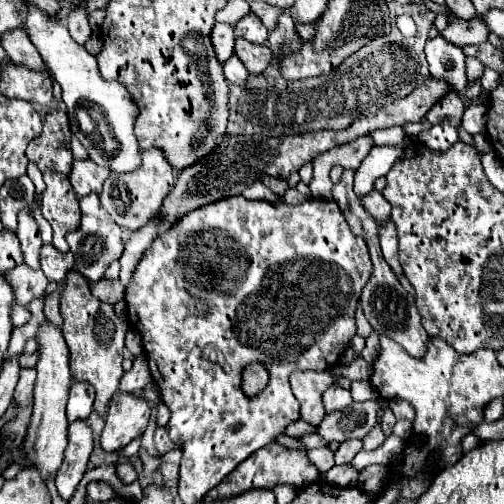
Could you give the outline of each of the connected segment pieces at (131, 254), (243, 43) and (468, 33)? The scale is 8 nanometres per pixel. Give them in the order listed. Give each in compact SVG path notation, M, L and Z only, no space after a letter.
M150 220L144 228L140 228L138 232L132 232L132 236L128 238L126 242L126 248L120 256L120 264L122 264L122 270L120 270L120 280L124 286L128 286L128 282L132 280L132 272L142 256L142 252L152 244L152 240L158 236L158 230L160 230L160 220Z
M236 38L234 52L242 60L242 64L248 68L250 74L260 74L270 64L270 50L264 44L252 44L248 40Z
M452 16L446 30L442 30L442 36L458 46L482 44L482 42L486 42L488 34L490 34L490 30L480 16L476 16L472 20L460 20L460 18Z

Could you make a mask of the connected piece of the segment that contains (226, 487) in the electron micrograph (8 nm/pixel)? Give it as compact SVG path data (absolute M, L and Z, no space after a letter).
M270 444L266 448L260 448L254 456L250 456L246 462L242 462L222 484L210 490L210 500L222 498L222 496L234 496L238 492L246 492L252 488L274 488L276 484L292 484L296 488L302 488L306 484L312 484L320 476L318 468L306 458L304 452L288 450L278 444Z

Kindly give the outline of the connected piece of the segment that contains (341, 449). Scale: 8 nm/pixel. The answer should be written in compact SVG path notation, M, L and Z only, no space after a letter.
M346 440L338 446L338 450L334 452L336 456L336 464L348 464L352 462L352 458L362 450L362 442L360 440Z

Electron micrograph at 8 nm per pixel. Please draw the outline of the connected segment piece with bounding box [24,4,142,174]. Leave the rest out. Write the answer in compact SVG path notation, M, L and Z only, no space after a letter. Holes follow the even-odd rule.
M26 4L26 18L24 18L24 30L30 36L30 42L38 48L44 64L52 72L54 80L62 86L62 100L68 108L72 134L82 142L82 146L88 150L90 160L94 160L98 166L106 166L112 172L132 172L142 164L138 140L134 136L134 120L138 116L138 108L130 96L130 92L120 82L106 82L98 70L96 56L92 56L84 46L76 44L72 36L68 34L68 28L58 22L56 18L50 18L44 14L38 6ZM96 106L100 114L104 114L106 122L98 124L96 134L84 134L76 120L76 108L92 108Z

